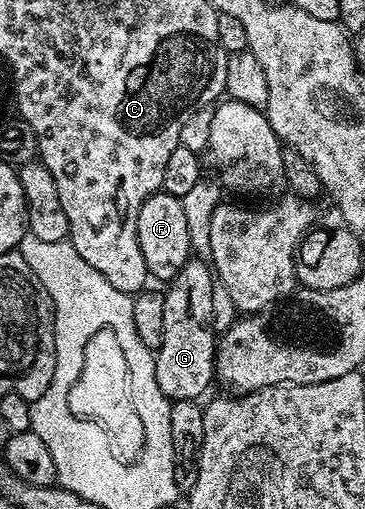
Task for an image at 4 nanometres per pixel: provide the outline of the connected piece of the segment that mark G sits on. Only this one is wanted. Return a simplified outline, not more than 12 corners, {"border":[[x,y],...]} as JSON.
{"border":[[189,260],[163,291],[158,388],[172,402],[213,385],[214,272]]}

